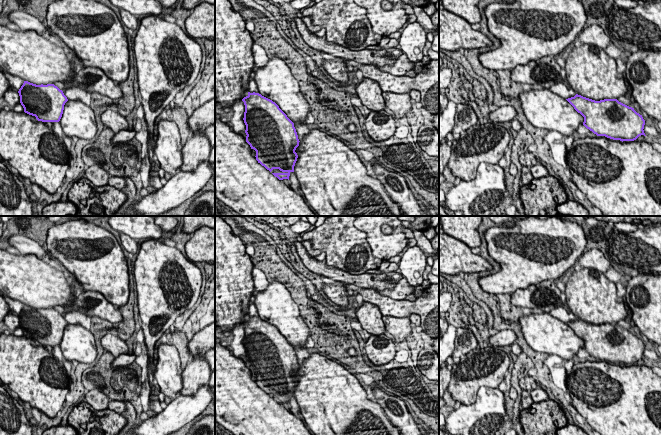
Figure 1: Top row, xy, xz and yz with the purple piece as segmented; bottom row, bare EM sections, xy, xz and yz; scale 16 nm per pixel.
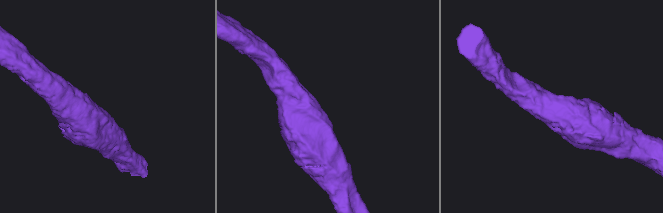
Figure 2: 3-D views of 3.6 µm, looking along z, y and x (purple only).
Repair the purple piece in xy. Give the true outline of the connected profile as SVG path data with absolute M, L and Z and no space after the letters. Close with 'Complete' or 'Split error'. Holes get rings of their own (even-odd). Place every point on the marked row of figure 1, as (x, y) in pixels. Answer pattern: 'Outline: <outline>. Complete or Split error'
Outline: M24 81L18 93L24 112L42 122L59 122L68 101L54 84L36 85Z. Complete

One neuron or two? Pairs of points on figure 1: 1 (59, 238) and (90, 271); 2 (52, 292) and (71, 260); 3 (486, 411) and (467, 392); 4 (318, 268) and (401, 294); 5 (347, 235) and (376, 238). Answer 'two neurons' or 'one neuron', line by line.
1: one neuron
2: two neurons
3: two neurons
4: two neurons
5: two neurons

